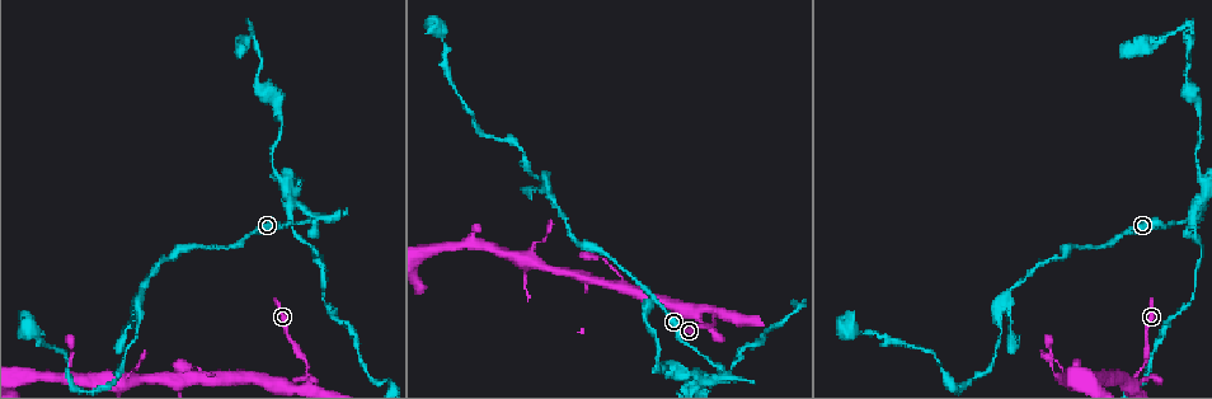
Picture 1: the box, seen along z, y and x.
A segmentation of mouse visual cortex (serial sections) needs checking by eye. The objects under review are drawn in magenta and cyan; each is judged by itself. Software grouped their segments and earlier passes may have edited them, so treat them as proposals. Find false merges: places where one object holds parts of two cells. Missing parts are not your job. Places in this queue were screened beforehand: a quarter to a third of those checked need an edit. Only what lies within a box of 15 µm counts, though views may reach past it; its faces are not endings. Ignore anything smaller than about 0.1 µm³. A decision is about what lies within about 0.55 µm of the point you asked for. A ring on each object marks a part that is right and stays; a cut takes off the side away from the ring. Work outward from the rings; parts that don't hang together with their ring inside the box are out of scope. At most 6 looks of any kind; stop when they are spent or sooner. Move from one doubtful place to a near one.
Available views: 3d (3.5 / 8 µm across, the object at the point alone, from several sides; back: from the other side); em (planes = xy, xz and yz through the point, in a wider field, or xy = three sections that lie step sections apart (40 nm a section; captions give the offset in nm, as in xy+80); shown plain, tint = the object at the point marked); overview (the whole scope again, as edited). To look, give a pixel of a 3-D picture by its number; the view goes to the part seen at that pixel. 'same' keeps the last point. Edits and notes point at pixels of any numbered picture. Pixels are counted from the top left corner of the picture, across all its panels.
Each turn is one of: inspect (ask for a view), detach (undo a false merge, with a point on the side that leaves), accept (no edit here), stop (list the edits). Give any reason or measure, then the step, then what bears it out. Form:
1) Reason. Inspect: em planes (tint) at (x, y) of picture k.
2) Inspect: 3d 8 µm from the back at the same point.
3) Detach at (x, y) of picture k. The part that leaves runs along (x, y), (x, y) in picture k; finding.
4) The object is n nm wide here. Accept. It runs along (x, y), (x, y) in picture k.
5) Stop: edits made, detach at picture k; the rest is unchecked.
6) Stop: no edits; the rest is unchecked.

Calibre changes. Inspect: 3d 3.5 µm at (308, 212) of picture 1.

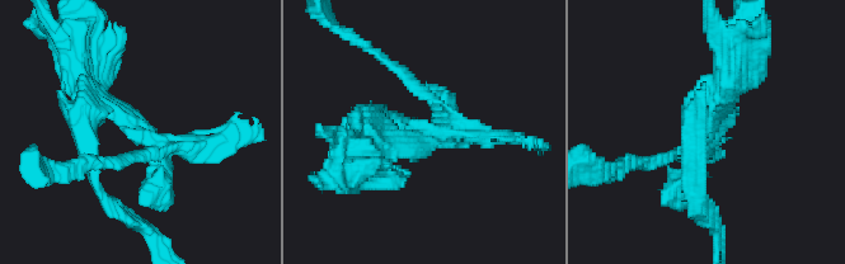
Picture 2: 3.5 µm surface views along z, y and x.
Inspect: em xy step 5 (tint) at (710, 138) of picture 2.

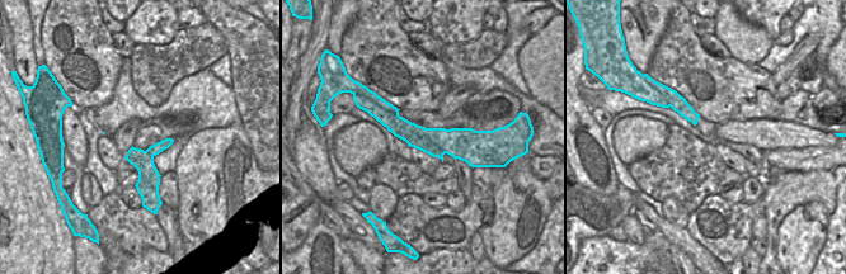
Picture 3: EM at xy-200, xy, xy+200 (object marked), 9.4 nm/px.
Detach at (76, 127) of picture 2. Two cells meet here.

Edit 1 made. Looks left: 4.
Redraw. Inspect: overview.

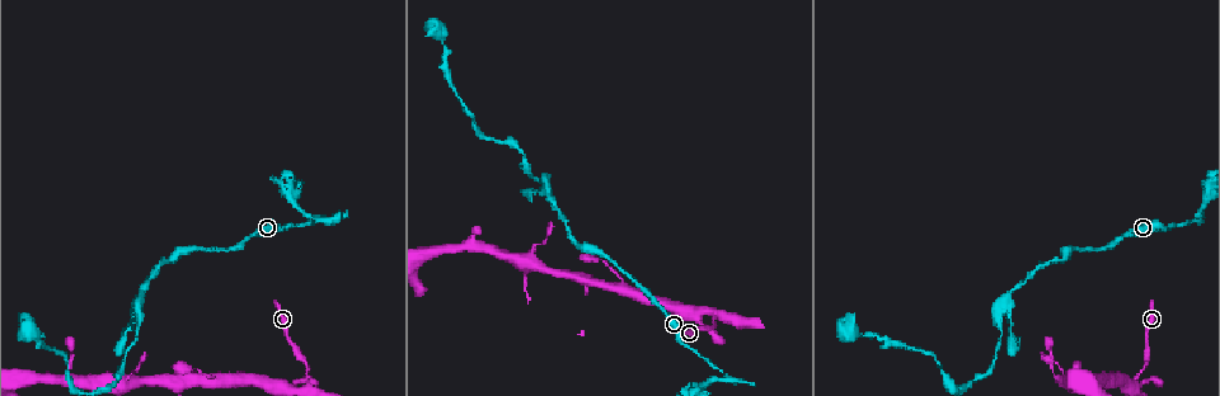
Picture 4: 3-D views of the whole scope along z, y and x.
Calibre changes. Inspect: 3d 3.5 µm at (194, 249) of picture 4.

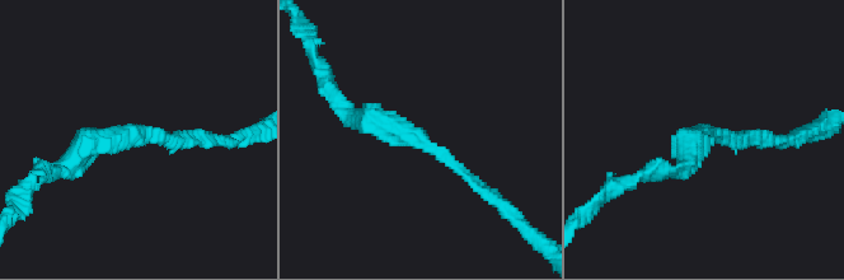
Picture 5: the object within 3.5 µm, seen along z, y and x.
Accept. It runs along (484, 190), (411, 131), (348, 108) in picture 5; one cell here.

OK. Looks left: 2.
Stop: edits made, detach at picture 2; the rest is unchecked.

